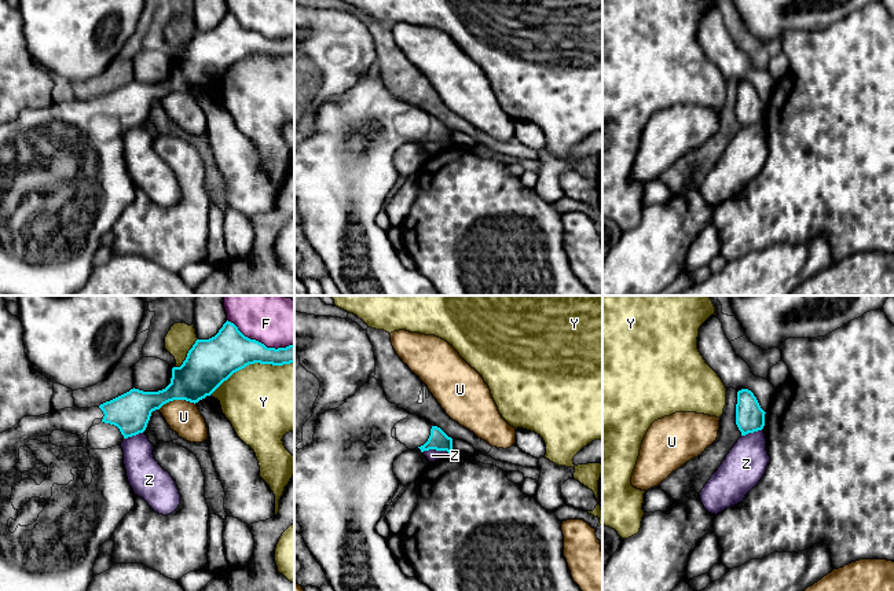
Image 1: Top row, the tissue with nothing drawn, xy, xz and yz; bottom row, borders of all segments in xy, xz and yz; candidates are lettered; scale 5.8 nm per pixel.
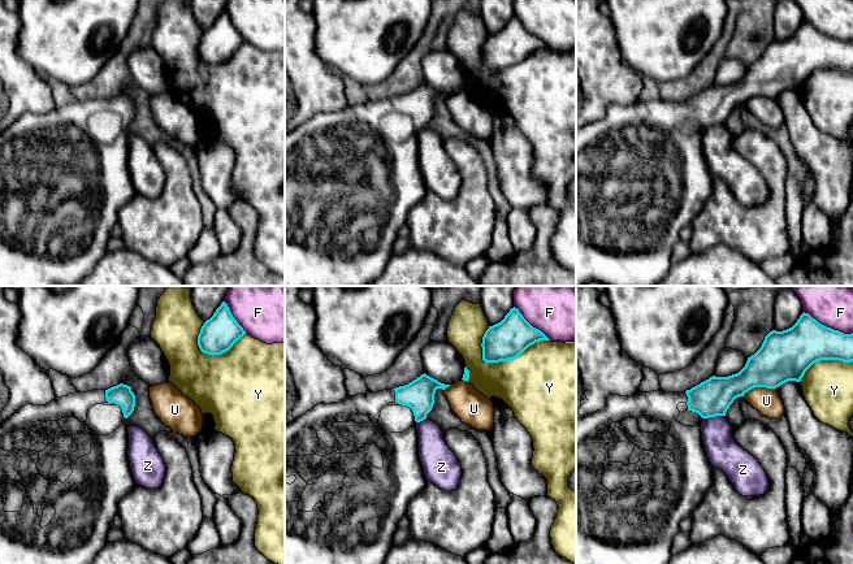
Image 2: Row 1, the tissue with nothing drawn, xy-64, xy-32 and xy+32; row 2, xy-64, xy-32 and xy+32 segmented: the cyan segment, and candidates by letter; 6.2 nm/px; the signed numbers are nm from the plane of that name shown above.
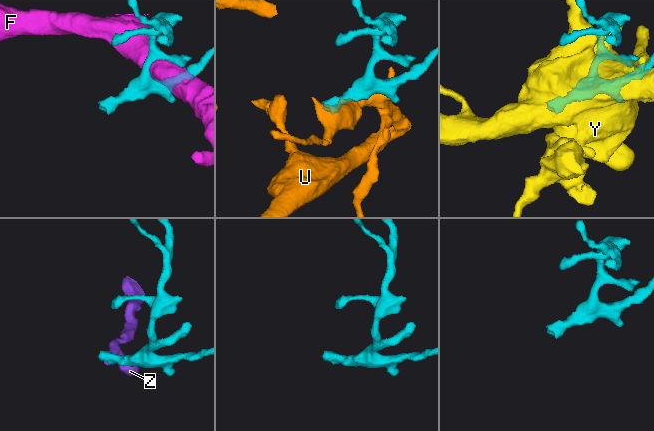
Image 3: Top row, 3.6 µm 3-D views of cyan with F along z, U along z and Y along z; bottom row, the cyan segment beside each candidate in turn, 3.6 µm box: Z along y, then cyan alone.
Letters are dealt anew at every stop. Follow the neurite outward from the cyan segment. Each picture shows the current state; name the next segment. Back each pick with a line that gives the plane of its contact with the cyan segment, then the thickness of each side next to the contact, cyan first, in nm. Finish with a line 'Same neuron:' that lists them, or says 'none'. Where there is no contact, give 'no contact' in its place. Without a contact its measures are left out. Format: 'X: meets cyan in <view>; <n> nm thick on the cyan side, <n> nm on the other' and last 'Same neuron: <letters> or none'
Same neuron: none

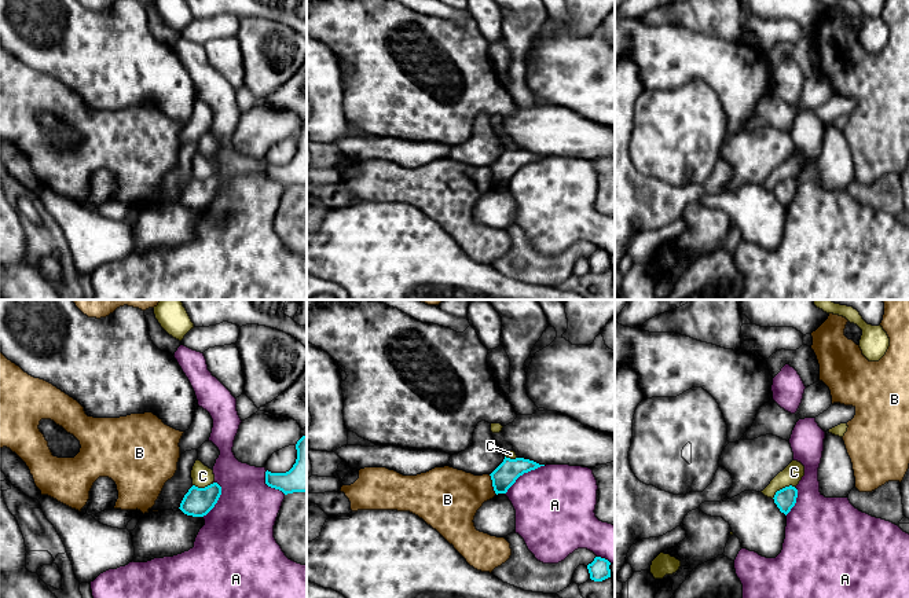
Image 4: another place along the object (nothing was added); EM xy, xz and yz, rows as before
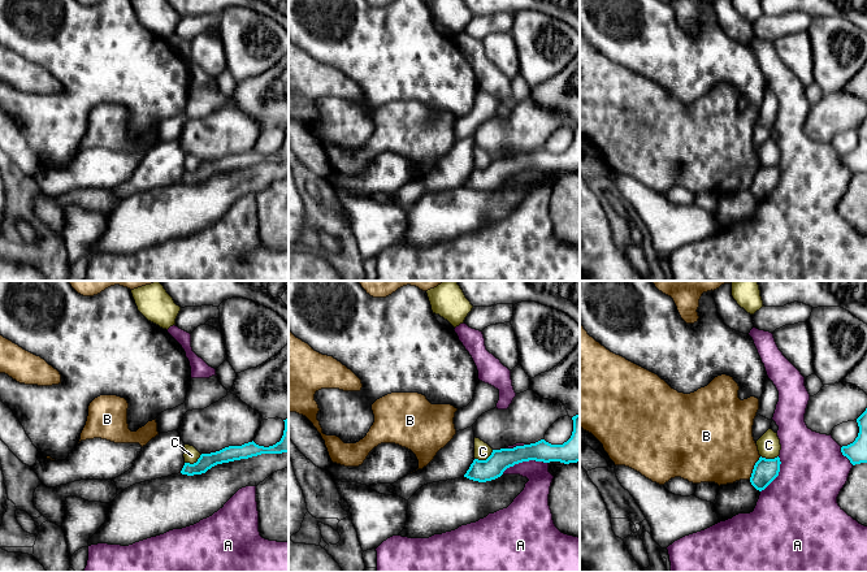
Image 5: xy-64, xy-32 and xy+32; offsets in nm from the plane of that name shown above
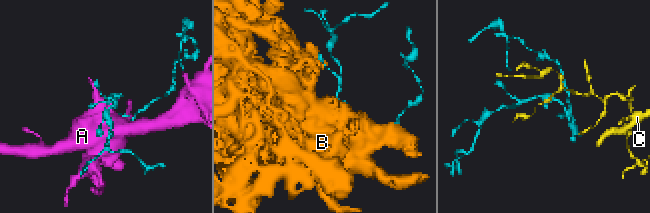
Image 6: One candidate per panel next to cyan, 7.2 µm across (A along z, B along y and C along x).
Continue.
Same neuron: none

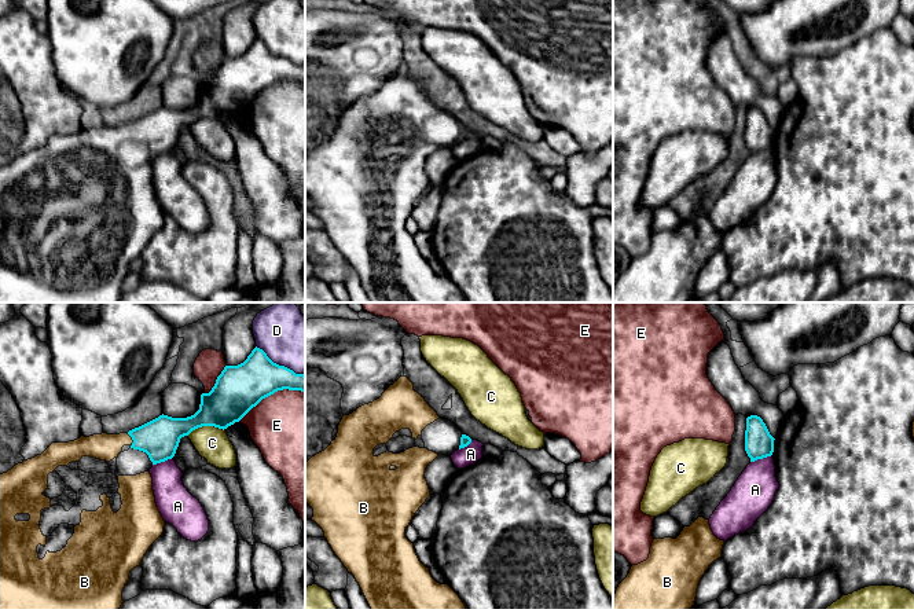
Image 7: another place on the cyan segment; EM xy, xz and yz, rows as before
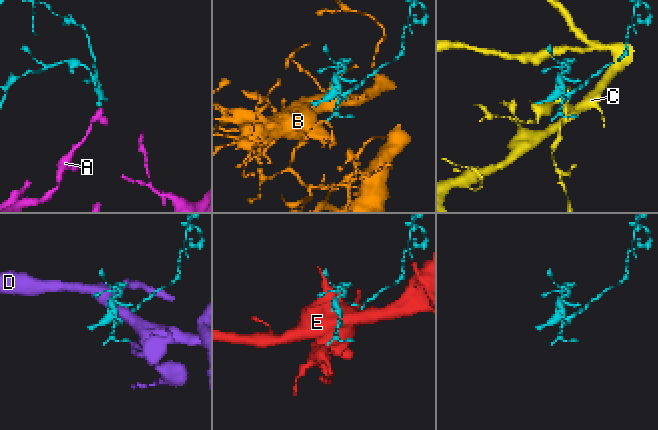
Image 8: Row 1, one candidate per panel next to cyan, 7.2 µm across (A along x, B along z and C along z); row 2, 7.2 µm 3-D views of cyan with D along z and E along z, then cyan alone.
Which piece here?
B: meets cyan in xy; 220 nm thick on the cyan side, 160 nm on the other
Same neuron: B

